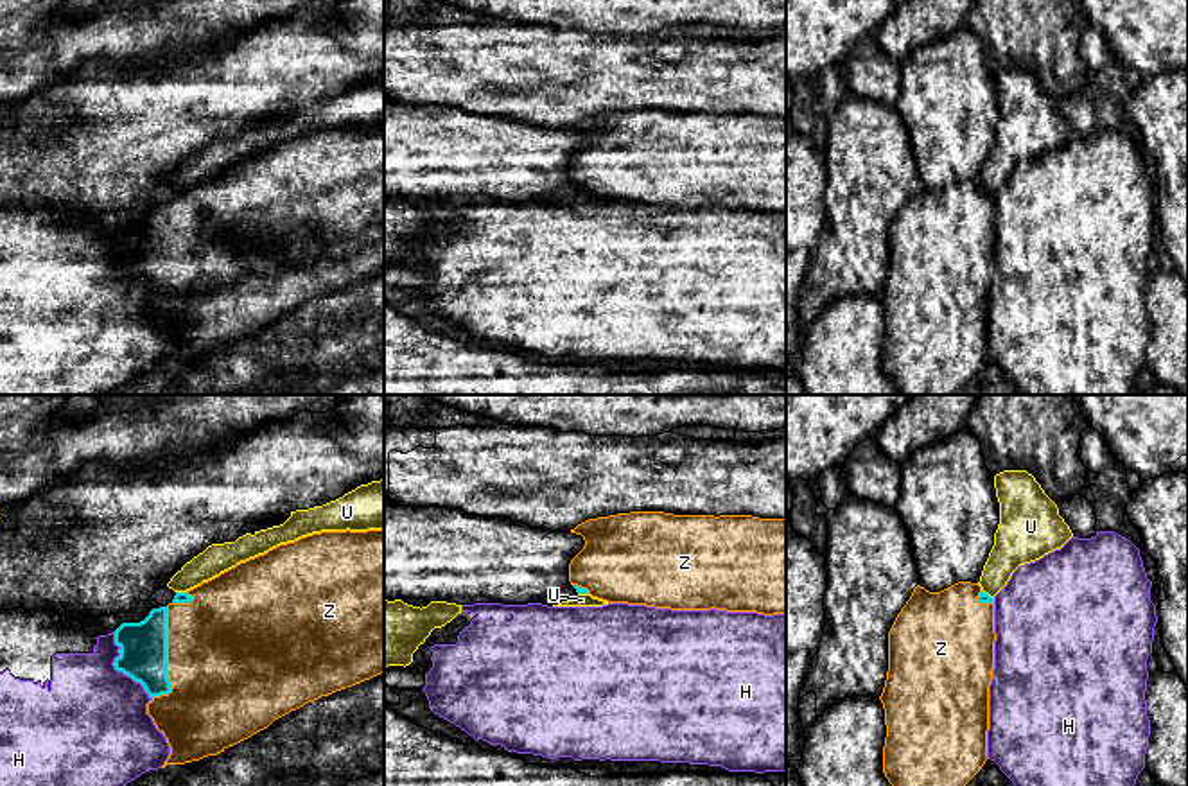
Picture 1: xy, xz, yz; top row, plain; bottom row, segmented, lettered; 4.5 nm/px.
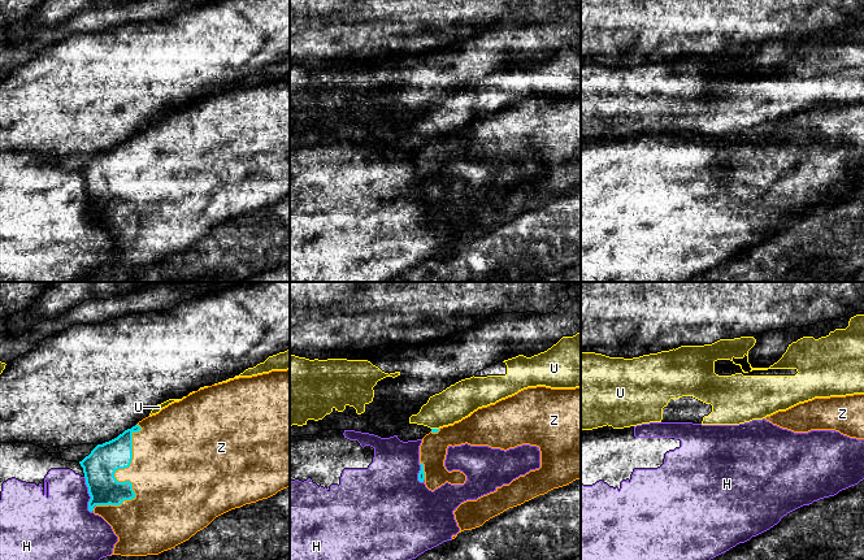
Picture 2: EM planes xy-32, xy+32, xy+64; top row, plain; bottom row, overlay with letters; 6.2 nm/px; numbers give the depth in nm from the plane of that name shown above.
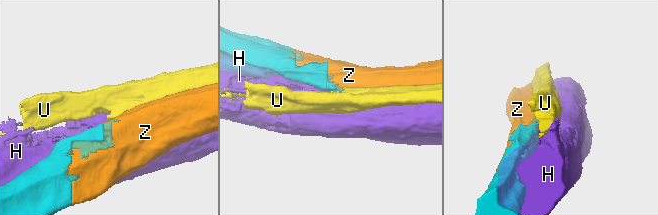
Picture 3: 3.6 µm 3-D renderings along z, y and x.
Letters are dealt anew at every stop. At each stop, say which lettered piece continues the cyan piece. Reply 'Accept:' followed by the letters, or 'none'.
Accept: Z

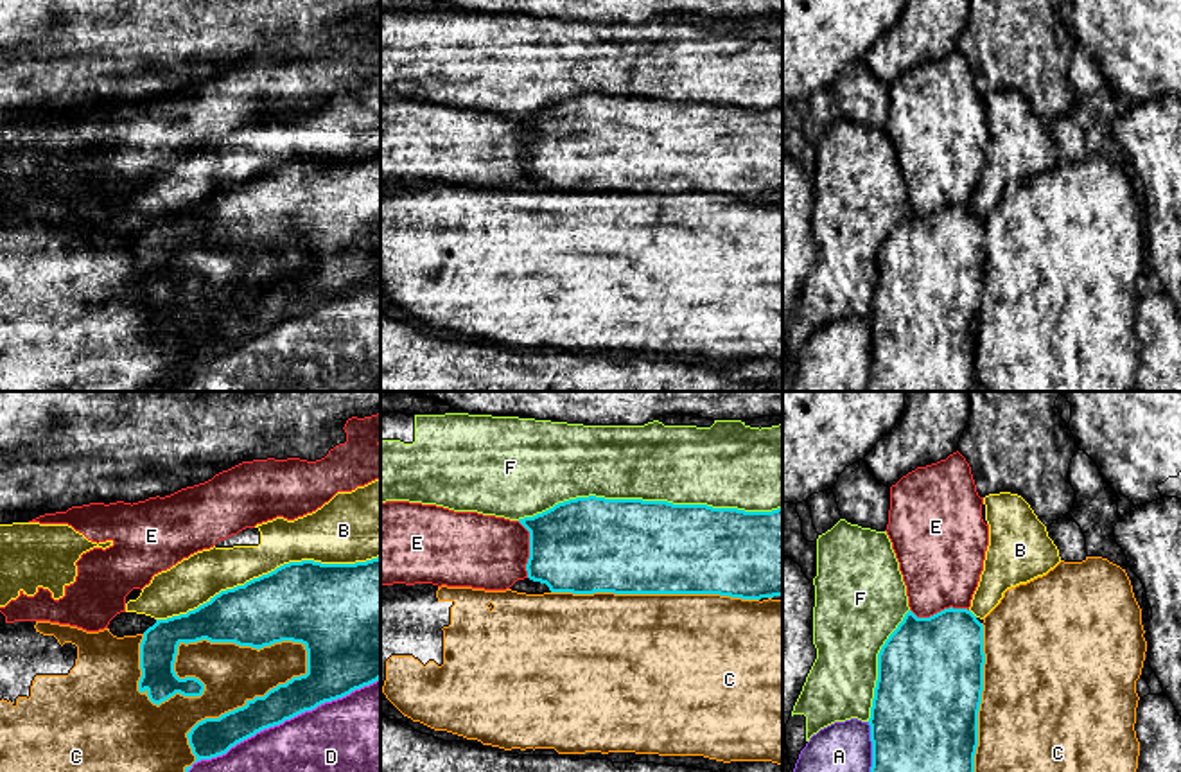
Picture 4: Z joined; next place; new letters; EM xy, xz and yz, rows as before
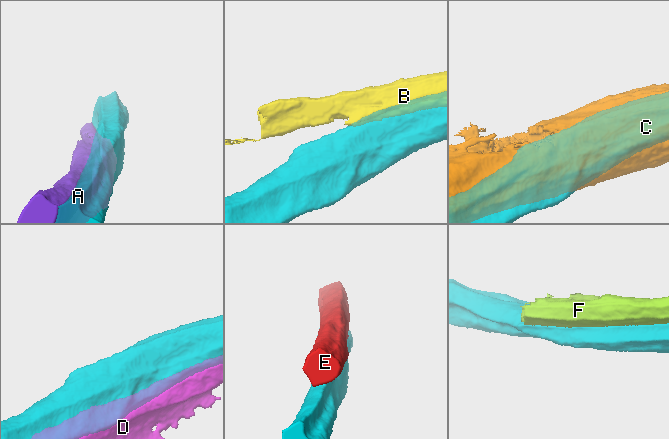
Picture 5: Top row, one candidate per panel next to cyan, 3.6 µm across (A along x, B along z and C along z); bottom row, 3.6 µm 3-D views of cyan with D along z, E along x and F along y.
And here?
Accept: none

